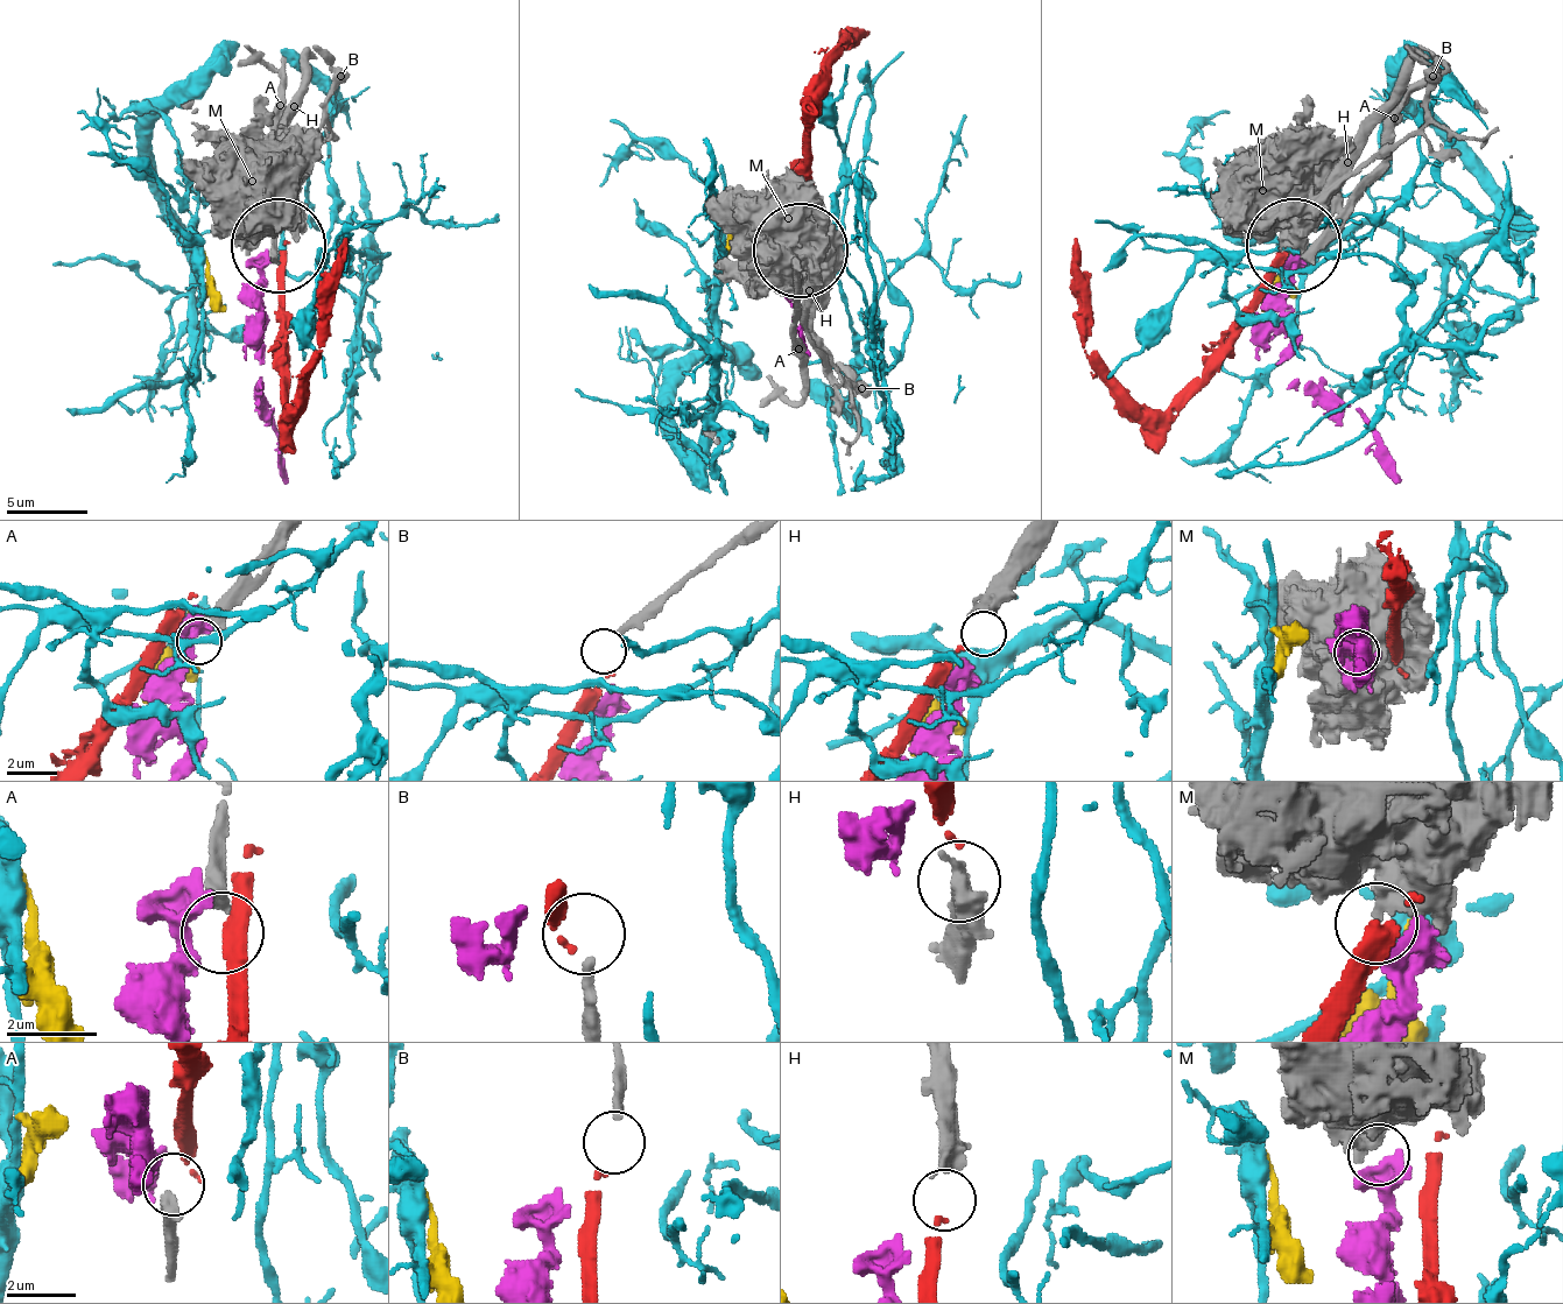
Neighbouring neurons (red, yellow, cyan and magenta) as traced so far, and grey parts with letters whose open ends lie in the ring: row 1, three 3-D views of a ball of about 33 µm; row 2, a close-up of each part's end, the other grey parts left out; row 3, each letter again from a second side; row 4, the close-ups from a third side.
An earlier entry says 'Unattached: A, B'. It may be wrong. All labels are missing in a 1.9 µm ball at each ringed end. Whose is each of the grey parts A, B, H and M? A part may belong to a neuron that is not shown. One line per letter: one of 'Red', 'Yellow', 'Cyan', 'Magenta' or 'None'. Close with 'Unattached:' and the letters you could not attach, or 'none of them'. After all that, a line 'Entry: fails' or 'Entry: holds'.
A: None
B: None
H: Red
M: Magenta
Unattached: A, B
Entry: holds

